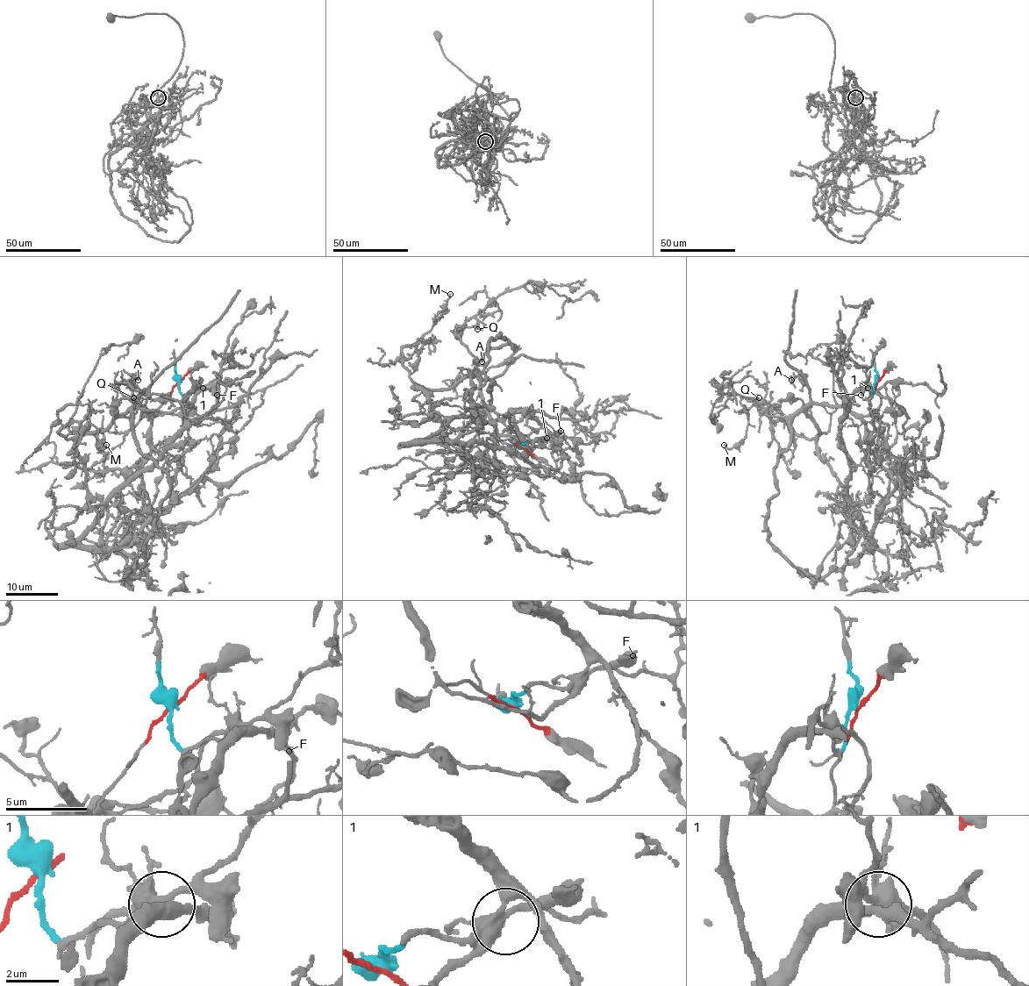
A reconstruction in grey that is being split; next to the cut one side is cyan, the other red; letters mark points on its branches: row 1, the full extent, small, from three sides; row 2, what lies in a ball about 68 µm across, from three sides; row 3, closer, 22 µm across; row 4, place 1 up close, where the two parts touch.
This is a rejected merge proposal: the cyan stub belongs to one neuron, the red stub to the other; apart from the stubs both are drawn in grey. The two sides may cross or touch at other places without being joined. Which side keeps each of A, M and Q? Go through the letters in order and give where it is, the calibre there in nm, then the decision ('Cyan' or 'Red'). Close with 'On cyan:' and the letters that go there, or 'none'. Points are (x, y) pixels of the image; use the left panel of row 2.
A: Place: (138, 380). Thickness 160 nm. Red
M: Place: (106, 445). Thickness 110 nm. Red
Q: Place: (133, 397). Thickness 190 nm. Red
On cyan: none

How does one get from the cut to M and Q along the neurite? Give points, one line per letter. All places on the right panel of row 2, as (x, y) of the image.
M: (878, 381), (865, 416), (812, 404), (818, 432), (810, 438), (775, 404), (755, 403), (746, 435), (724, 445)
Q: (878, 381), (865, 416), (824, 404), (772, 416), (747, 399), (759, 398)

